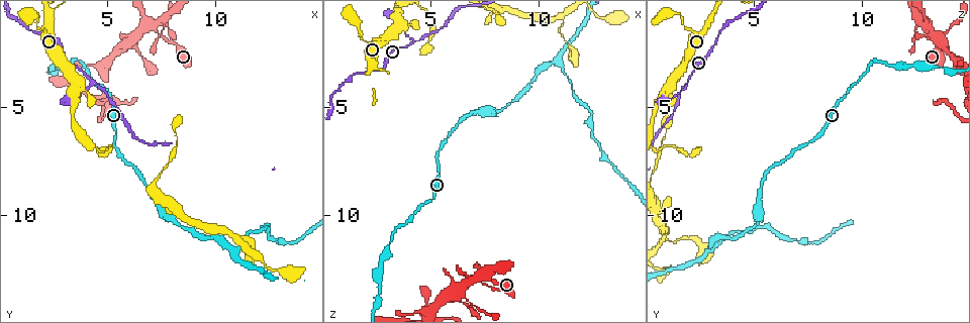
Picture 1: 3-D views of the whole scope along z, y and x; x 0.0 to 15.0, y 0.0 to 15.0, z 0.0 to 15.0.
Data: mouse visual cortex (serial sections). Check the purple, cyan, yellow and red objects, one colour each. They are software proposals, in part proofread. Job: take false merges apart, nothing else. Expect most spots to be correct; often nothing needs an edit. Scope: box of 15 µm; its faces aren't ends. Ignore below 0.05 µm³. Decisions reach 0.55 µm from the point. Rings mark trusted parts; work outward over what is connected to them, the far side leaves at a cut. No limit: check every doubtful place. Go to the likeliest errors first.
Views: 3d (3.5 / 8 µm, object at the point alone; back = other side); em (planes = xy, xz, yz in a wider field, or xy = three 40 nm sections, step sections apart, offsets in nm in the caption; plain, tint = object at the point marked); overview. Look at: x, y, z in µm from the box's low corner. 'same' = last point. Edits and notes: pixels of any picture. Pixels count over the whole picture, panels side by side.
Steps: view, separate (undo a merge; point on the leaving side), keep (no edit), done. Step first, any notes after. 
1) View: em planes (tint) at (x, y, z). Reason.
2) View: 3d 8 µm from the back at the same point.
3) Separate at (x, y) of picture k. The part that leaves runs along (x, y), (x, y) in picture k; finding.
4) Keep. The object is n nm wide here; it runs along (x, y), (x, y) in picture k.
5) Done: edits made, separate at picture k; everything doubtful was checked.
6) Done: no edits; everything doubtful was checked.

View: 3d 3.5 µm at (4.2, 3.8, 2.0).

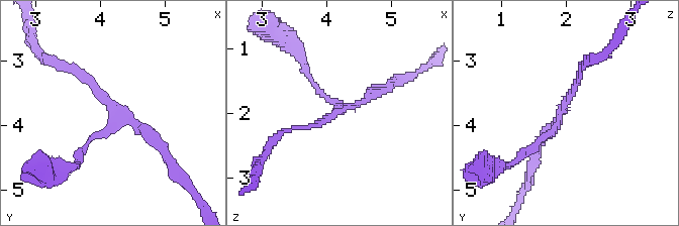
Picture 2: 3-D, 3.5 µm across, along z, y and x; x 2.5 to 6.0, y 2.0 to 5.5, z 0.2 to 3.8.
View: em xy step 5 (tint) at (4.30, 3.85, 1.90). 3 arms meet here; the arms are 100, 100, 150 nm wide.

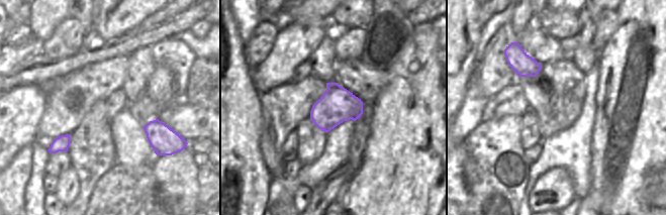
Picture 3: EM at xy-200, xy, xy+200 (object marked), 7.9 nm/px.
Keep. It runs along (76, 67), (166, 153) in picture 2; one cell here.

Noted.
View: 3d 3.5 µm at (10.8, 11.7, 2.9). Abrupt turn.

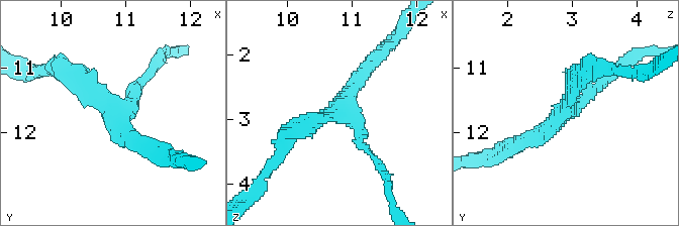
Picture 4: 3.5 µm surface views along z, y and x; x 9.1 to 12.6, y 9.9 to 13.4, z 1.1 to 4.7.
View: em xy step 3 (tint) at (10.85, 11.65, 2.95). 3 arms meet here; the arms are 150, 250, 300 nm wide; now the EM.

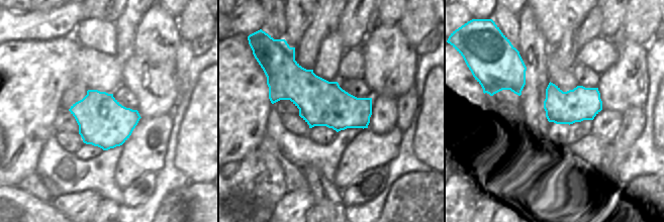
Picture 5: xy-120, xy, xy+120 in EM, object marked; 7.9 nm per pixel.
Keep. It runs along (291, 133), (341, 113), (372, 156) in picture 4; continuous, no second cell.

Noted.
View: 3d 3.5 µm at (7.0, 1.3, 12.9). Small branch off a trunk.

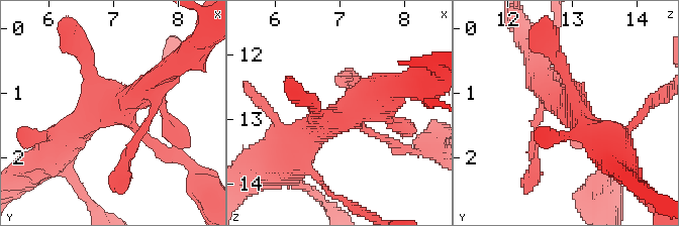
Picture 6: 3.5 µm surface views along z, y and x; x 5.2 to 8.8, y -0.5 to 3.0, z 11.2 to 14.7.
View: em xy step 3 (tint) at (7.10, 1.20, 12.95).

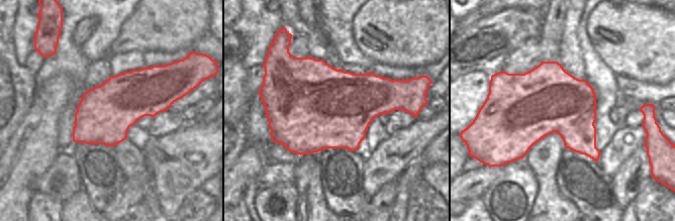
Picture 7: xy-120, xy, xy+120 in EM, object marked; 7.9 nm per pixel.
View: em planes (tint) at the same point.

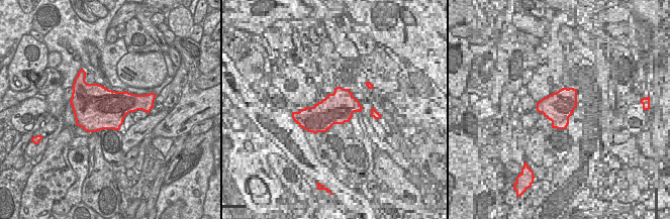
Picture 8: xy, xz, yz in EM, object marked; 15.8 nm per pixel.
Keep. It runs along (165, 154), (115, 105), (72, 132) in picture 6; one cell here.

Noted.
Done: no edits; everything doubtful was checked.

